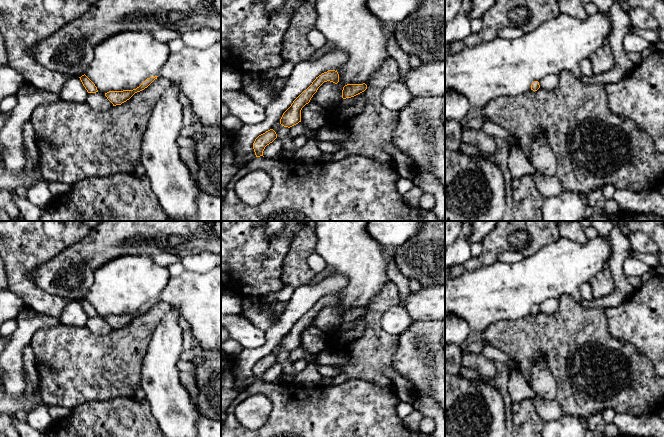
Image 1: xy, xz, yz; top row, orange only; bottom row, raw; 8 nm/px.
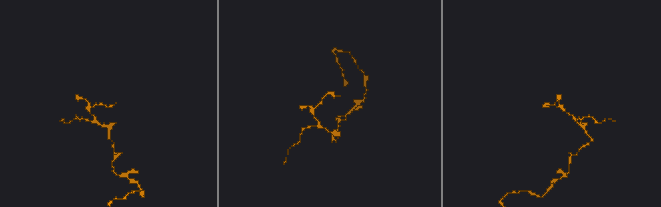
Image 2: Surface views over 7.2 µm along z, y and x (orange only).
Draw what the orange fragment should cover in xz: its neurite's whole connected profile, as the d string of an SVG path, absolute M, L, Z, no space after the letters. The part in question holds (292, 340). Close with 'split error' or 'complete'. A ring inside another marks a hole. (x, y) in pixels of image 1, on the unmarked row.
M328 294L327 296L322 297L312 306L312 308L304 314L291 328L291 330L283 337L280 348L284 351L292 351L299 346L301 346L301 334L308 328L317 316L318 312L324 306L333 306L337 308L339 306L339 298L335 294Z; complete

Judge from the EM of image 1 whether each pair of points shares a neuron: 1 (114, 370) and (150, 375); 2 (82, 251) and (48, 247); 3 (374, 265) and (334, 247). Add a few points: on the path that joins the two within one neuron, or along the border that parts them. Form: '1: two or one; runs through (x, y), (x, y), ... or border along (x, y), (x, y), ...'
1: two; border along (146, 351), (143, 357), (139, 387)
2: two; border along (84, 236), (44, 262)
3: one; runs through (364, 263), (344, 247)

